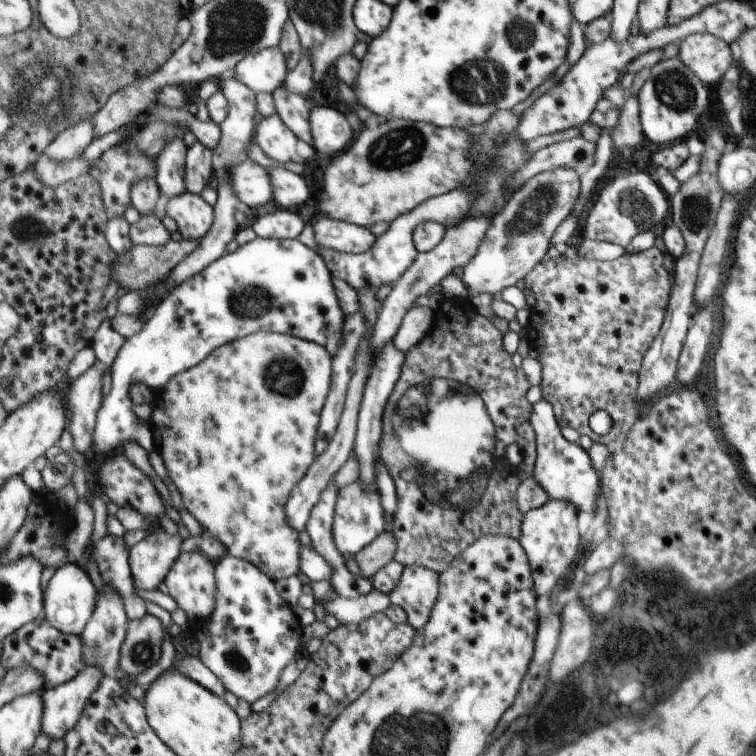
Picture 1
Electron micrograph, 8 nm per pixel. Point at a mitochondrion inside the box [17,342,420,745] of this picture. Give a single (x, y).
(284, 377)

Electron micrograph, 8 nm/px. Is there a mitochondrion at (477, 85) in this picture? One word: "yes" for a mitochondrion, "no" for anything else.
yes

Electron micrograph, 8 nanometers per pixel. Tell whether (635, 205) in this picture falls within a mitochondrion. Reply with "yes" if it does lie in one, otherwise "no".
yes

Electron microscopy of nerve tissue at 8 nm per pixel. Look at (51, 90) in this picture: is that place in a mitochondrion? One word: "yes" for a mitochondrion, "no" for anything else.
yes

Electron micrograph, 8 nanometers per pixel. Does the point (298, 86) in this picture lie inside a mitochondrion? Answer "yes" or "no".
no

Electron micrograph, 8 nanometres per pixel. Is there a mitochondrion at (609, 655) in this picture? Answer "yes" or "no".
no

